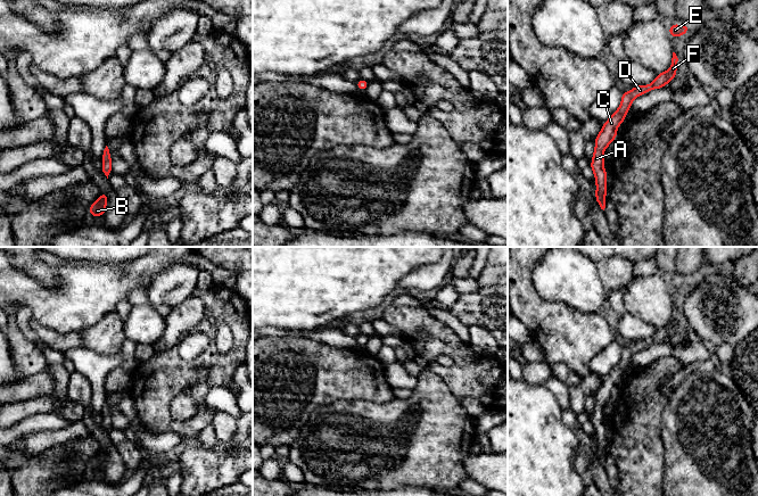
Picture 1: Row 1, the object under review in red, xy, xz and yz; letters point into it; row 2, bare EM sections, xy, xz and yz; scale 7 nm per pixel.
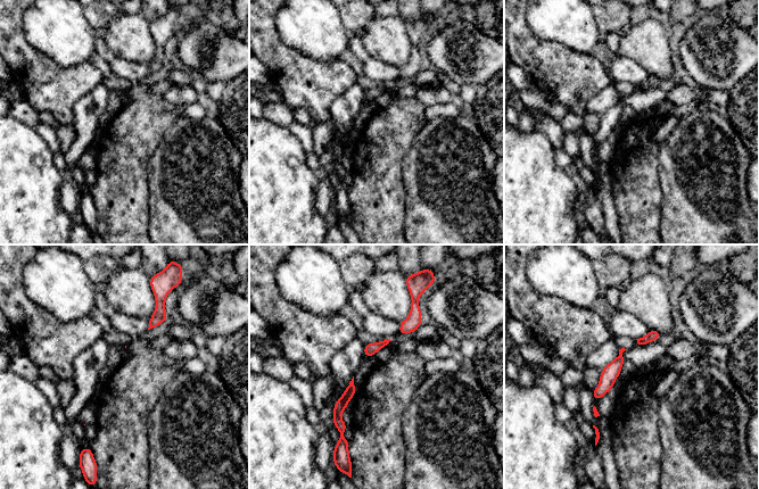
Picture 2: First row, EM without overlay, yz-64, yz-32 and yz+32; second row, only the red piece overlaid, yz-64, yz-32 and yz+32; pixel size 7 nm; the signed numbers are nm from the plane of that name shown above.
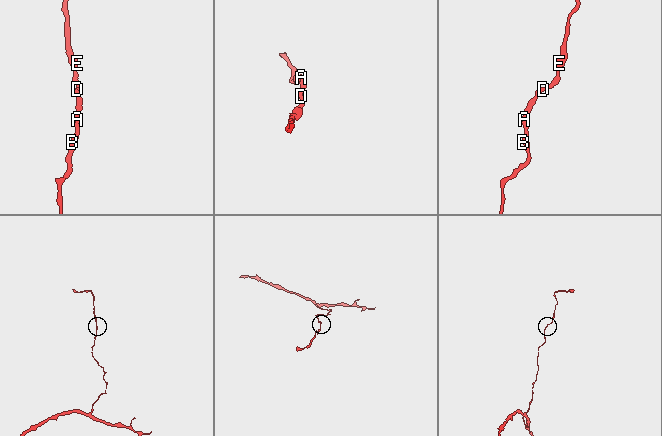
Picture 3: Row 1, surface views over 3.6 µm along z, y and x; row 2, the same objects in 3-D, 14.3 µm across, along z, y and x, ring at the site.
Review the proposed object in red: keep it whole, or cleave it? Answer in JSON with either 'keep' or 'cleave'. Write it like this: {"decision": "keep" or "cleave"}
{"decision": "keep"}

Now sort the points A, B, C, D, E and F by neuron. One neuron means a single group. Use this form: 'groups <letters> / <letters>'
groups A B C D E F

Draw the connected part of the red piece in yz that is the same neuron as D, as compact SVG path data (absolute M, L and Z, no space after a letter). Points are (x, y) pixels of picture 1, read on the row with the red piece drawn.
M673 52L672 65L667 72L658 74L654 81L649 85L634 86L629 92L623 92L620 107L603 124L601 132L595 138L595 149L590 167L593 170L595 175L595 198L601 209L604 210L605 208L607 193L607 172L603 167L603 151L617 137L617 127L624 123L625 116L631 109L632 101L638 96L645 94L653 89L664 88L668 82L670 82L676 76L677 61L678 58L676 53Z

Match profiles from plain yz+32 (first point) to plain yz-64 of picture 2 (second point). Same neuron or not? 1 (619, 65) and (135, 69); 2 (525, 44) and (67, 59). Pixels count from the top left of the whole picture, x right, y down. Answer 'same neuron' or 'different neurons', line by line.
1: same neuron
2: different neurons

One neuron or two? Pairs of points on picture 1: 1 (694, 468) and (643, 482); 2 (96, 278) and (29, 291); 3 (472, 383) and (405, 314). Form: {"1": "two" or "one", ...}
{"1": "two", "2": "one", "3": "one"}

